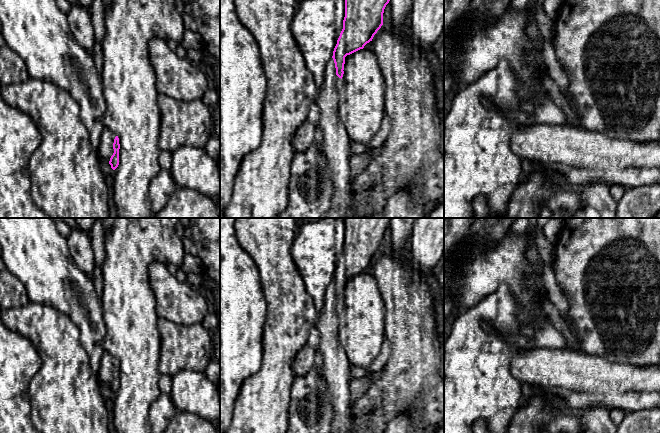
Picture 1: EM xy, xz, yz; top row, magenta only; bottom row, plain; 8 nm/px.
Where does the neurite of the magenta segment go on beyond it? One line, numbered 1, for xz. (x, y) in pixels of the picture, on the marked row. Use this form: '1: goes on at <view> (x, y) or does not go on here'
1: goes on at xz (335, 145)

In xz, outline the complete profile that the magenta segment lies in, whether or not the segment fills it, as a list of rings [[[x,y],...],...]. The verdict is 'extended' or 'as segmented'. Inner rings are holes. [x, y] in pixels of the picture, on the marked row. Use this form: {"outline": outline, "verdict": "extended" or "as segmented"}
{"outline": [[[345,0],[343,29],[319,88],[316,103],[320,111],[318,126],[323,131],[321,148],[328,162],[334,188],[326,218],[347,218],[347,212],[353,204],[349,167],[351,140],[338,115],[345,57],[372,41],[383,25],[383,13],[389,1]]], "verdict": "extended"}

